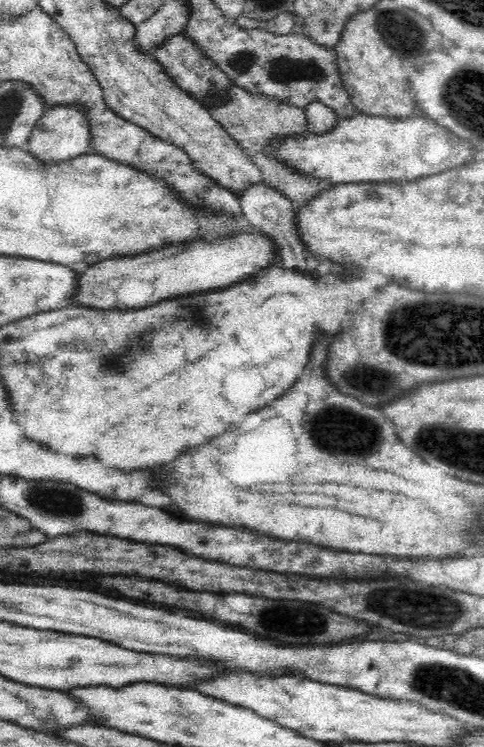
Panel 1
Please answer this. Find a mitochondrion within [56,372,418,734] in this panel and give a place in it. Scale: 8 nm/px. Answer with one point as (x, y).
(343, 433)

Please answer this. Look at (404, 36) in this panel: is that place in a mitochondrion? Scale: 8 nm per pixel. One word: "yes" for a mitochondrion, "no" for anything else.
yes

